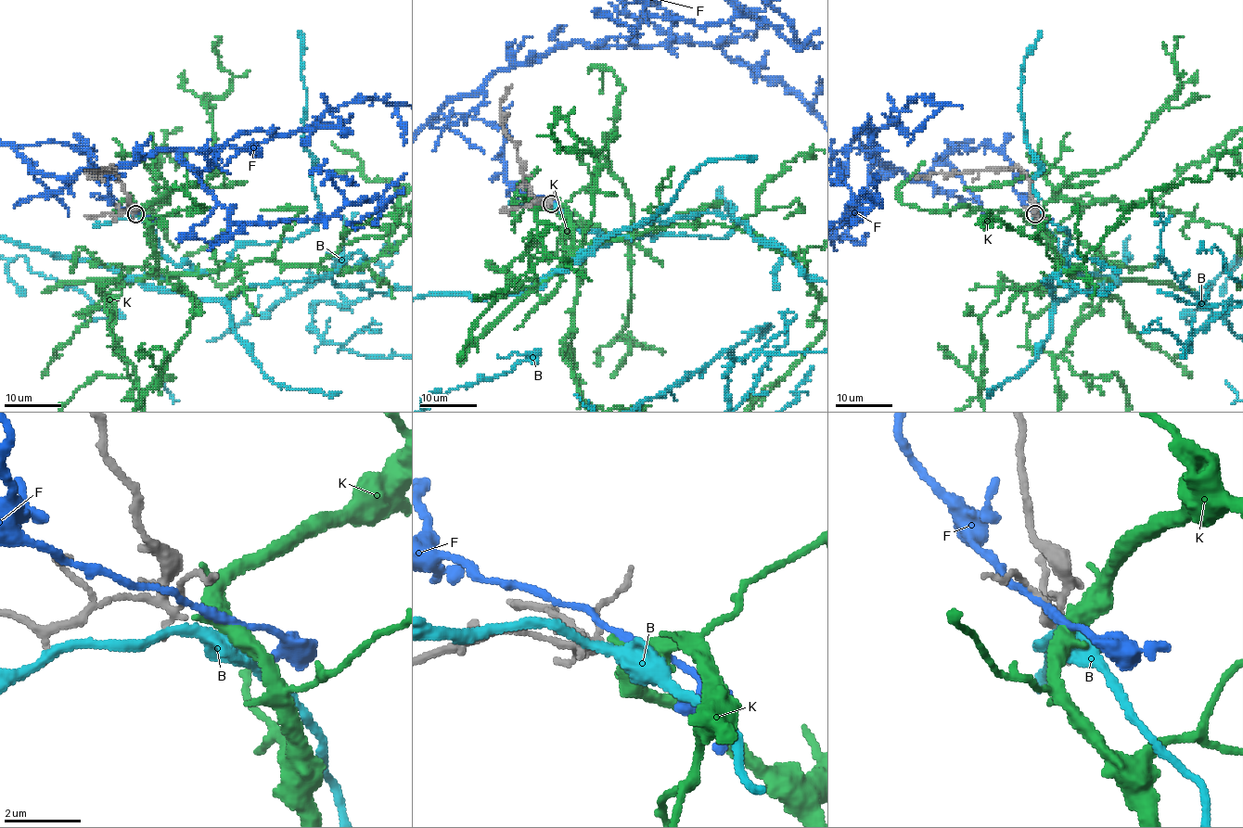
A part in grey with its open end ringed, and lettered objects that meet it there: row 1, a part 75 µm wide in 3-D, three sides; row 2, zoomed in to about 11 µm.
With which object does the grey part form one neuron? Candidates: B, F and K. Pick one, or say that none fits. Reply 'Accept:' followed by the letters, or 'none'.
Accept: K

